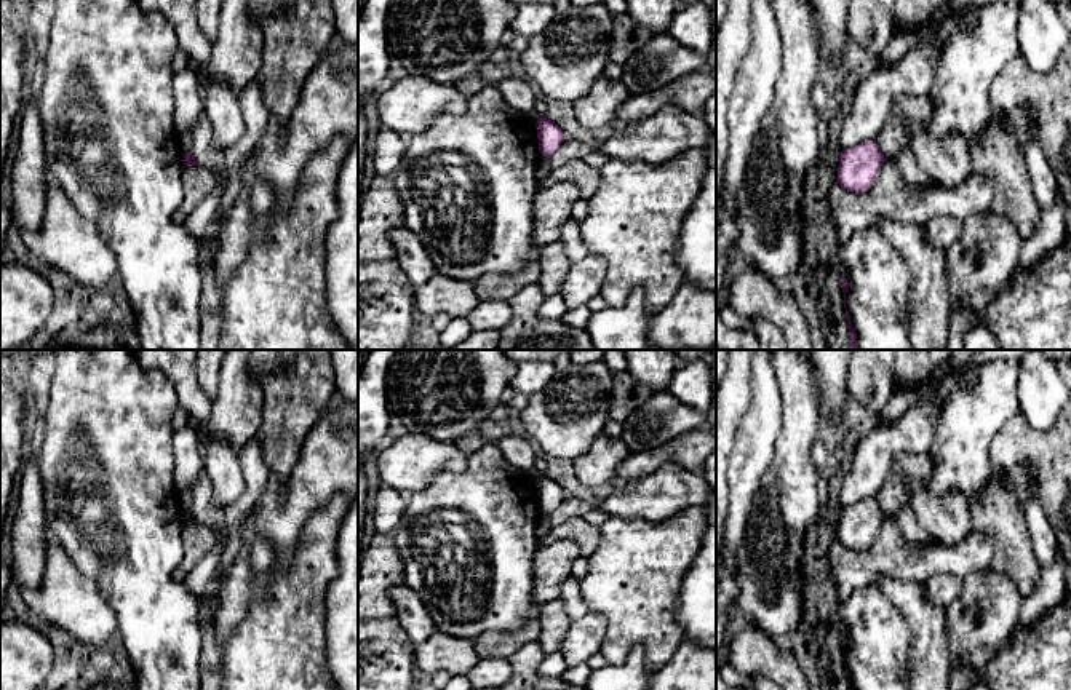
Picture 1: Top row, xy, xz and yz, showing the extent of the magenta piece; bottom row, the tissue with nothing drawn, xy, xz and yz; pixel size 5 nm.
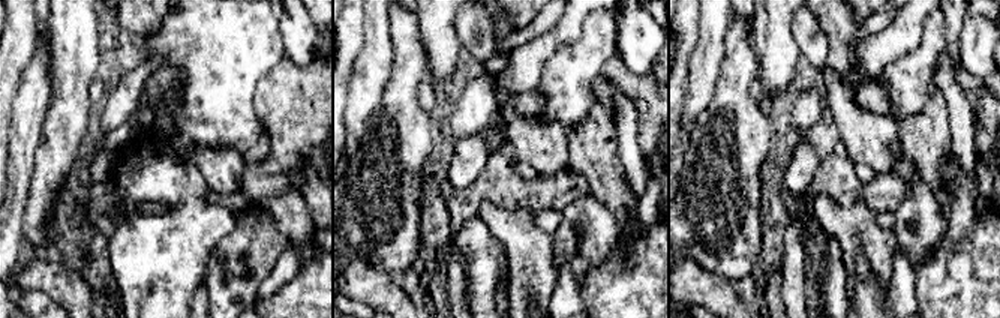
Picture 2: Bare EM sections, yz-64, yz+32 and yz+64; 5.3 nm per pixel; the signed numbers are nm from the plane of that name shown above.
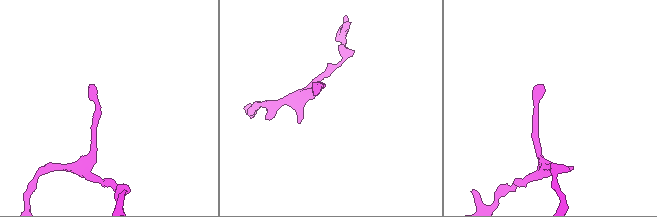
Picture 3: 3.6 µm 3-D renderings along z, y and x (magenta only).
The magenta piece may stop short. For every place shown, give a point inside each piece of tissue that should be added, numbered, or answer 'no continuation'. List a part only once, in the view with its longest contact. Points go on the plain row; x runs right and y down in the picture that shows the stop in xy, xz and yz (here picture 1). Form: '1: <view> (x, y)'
no continuation

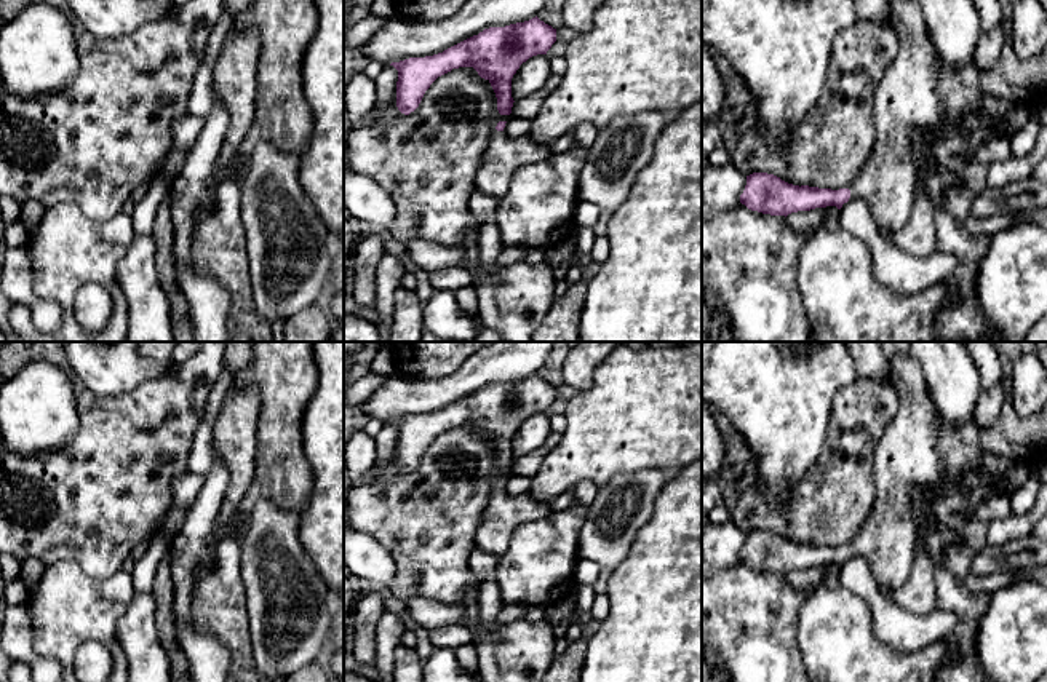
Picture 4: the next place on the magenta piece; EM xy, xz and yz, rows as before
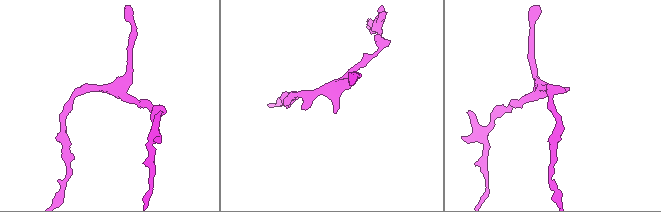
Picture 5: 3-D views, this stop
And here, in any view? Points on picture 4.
1: yz (907, 457)

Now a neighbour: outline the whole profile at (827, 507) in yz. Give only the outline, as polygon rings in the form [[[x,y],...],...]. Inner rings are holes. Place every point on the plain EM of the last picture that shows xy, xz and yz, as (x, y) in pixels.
[[[858,377],[834,398],[823,449],[783,508],[774,508],[754,481],[734,506],[732,521],[746,533],[767,530],[799,545],[849,546],[871,514],[874,452],[898,409],[890,382]]]

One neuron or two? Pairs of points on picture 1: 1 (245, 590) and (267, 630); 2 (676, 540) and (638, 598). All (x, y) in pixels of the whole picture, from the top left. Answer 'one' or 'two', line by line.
1: two
2: one

